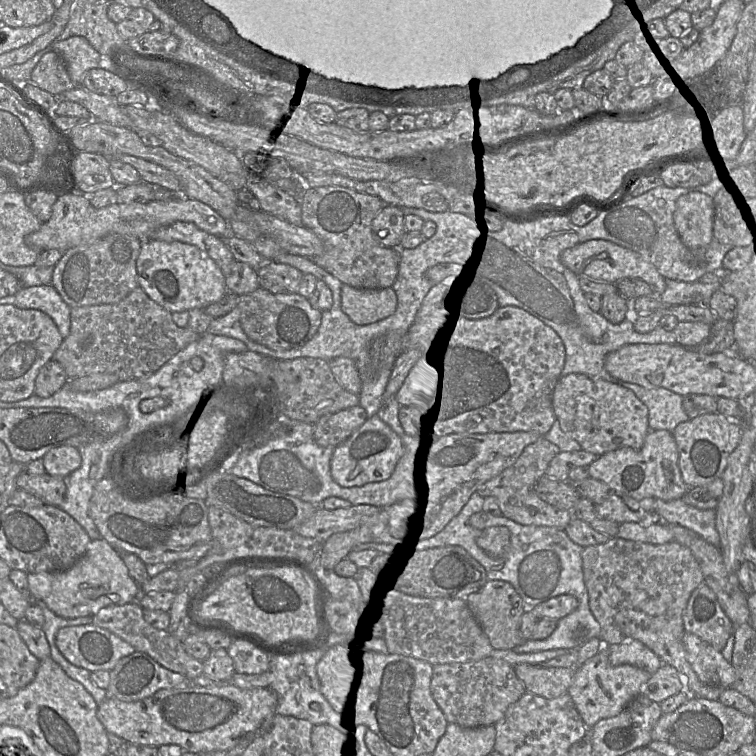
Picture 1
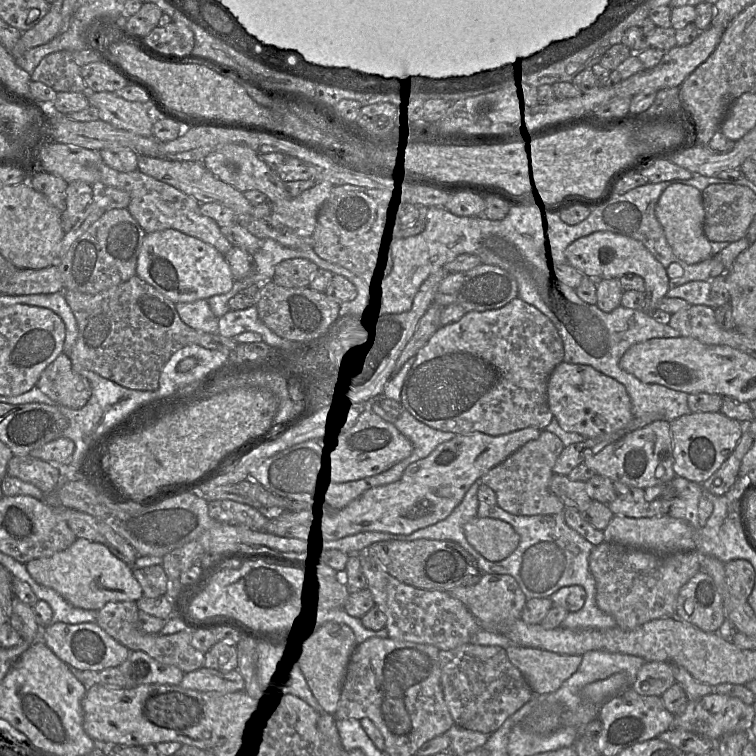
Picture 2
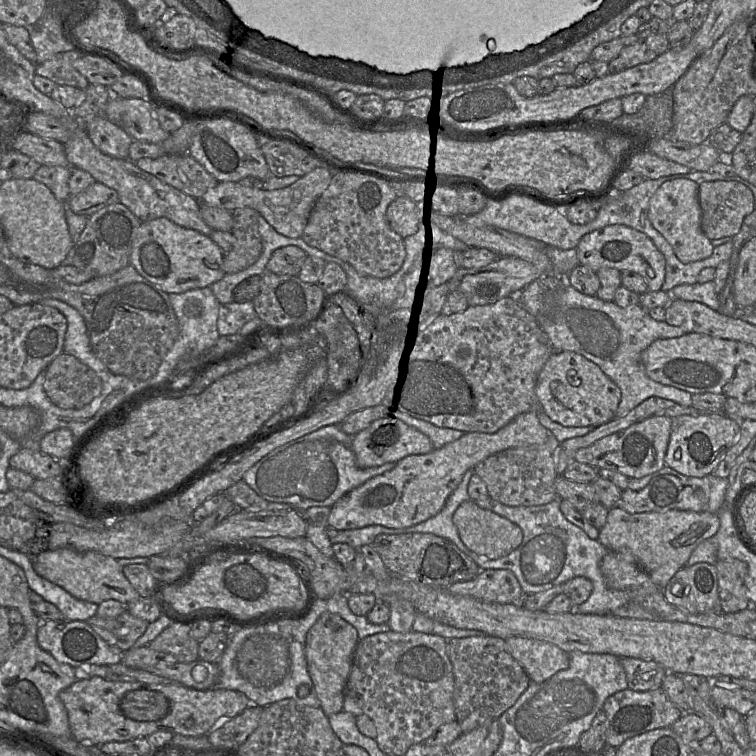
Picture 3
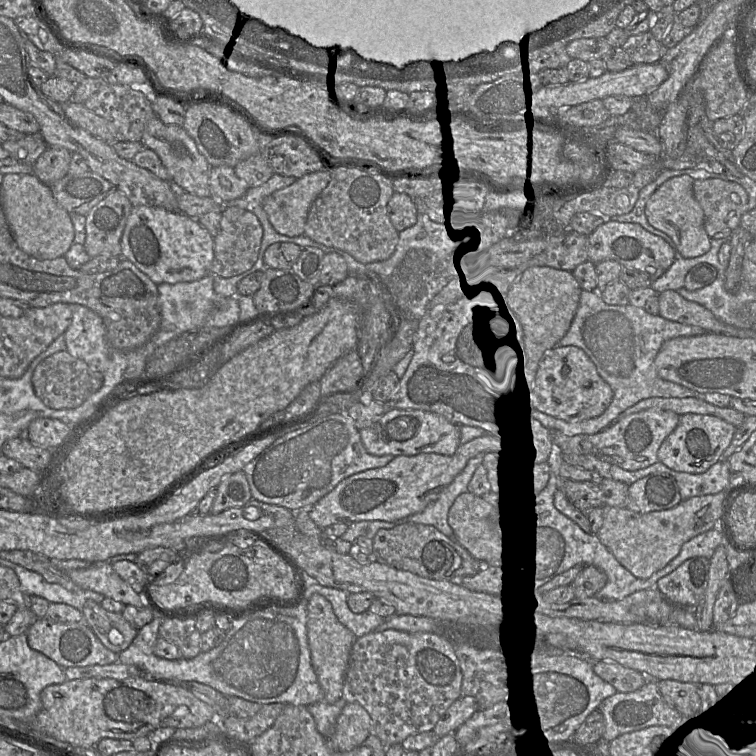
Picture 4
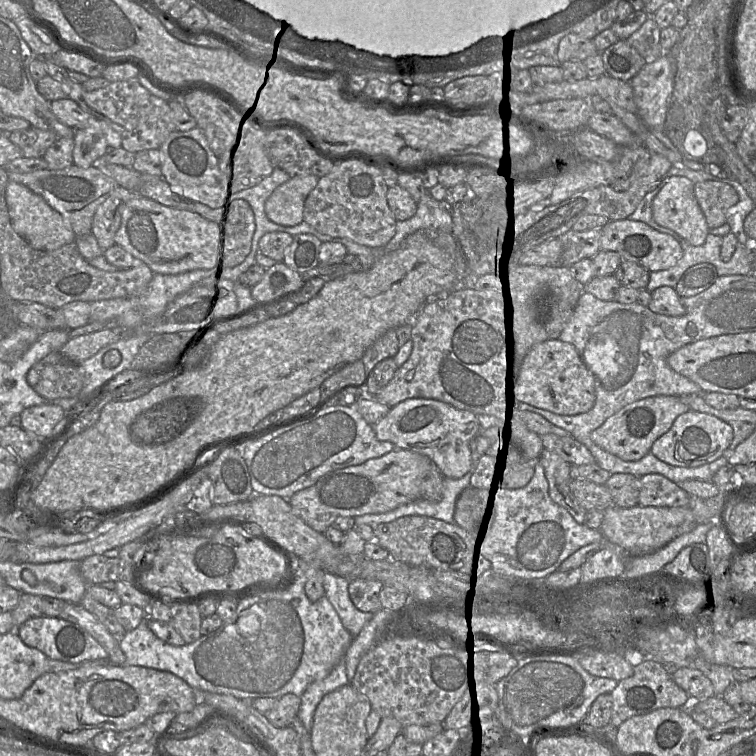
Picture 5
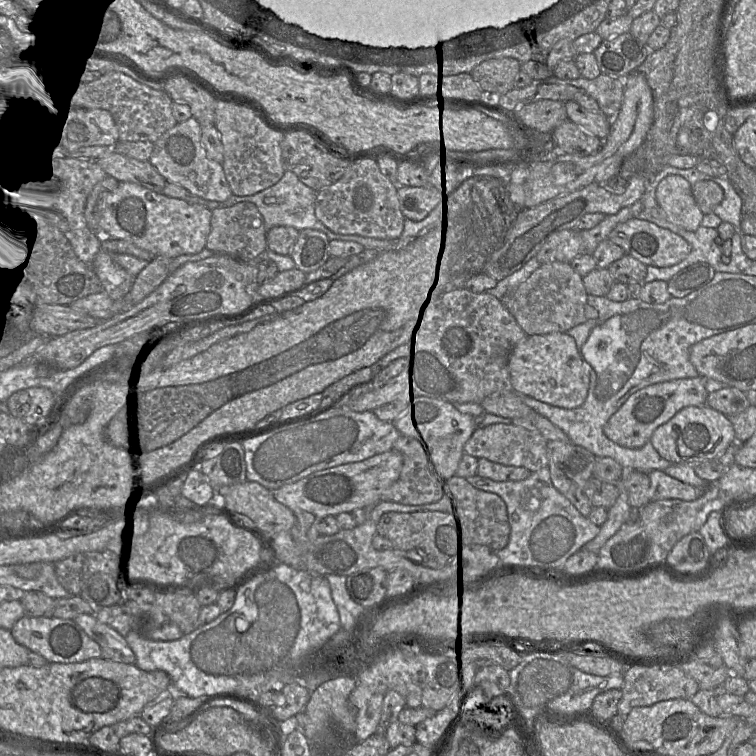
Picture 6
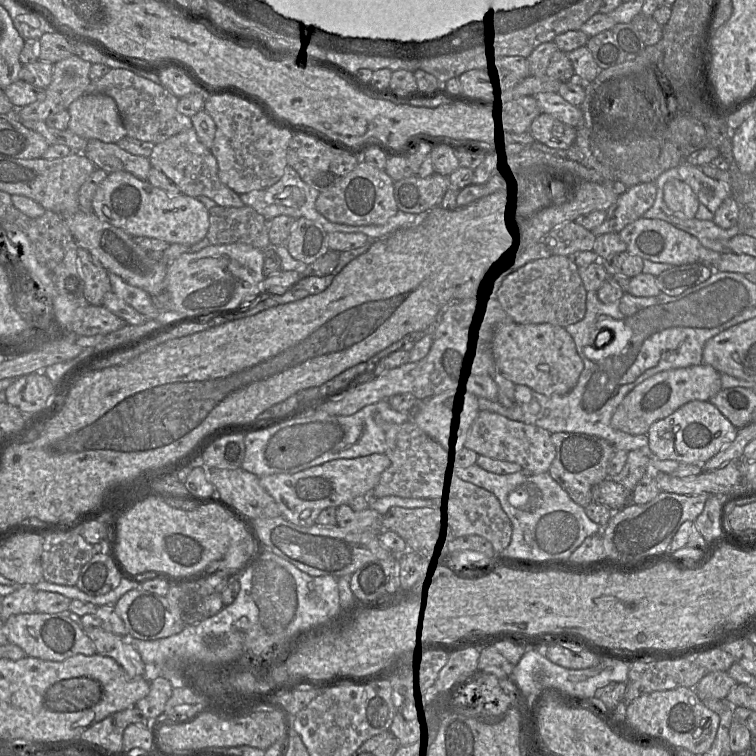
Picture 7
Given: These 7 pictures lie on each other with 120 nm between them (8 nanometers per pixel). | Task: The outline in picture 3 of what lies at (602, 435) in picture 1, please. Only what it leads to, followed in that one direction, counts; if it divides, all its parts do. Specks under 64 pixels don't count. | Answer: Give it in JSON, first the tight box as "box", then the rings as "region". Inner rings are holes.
{"box":[535,351,621,428],"region":[[[554,351],[541,369],[535,393],[540,411],[566,427],[595,428],[611,421],[621,399],[619,387],[592,361],[572,351]]]}

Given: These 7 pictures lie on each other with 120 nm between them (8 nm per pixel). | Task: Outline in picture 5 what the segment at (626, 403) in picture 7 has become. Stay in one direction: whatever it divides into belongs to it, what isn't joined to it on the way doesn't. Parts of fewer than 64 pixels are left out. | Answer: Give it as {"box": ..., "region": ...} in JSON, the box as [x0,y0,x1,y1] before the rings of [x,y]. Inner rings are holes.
{"box":[591,396,689,461],"region":[[[652,396],[620,409],[591,433],[592,441],[624,461],[637,461],[650,452],[652,444],[673,425],[675,419],[689,411],[689,407],[677,396]]]}

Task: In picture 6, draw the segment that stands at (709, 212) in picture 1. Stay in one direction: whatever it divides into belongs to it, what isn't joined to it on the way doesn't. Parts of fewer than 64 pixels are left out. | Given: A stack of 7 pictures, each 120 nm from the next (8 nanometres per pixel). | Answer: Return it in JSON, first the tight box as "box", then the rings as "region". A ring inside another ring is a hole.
{"box":[656,175,704,231],"region":[[[668,175],[657,187],[656,200],[670,222],[687,231],[696,231],[704,214],[696,203],[691,187],[684,177]]]}

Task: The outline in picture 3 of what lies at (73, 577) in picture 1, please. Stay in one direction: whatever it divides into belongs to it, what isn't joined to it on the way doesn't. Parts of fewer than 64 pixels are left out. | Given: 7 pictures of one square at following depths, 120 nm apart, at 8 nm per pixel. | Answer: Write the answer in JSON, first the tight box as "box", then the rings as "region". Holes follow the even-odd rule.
{"box":[31,548,141,605],"region":[[[70,548],[46,550],[31,557],[31,561],[39,576],[59,585],[79,600],[99,605],[107,600],[130,603],[141,598],[125,577],[123,566],[117,560],[98,552],[80,553]]]}

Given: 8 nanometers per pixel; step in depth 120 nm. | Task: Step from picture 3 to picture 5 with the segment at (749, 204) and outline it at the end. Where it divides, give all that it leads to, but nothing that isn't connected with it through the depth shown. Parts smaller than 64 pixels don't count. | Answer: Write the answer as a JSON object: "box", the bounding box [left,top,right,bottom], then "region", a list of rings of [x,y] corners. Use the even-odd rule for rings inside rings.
{"box":[694,180,739,229],"region":[[[712,180],[694,184],[694,196],[709,229],[724,225],[728,209],[736,205],[739,199],[732,186]]]}

